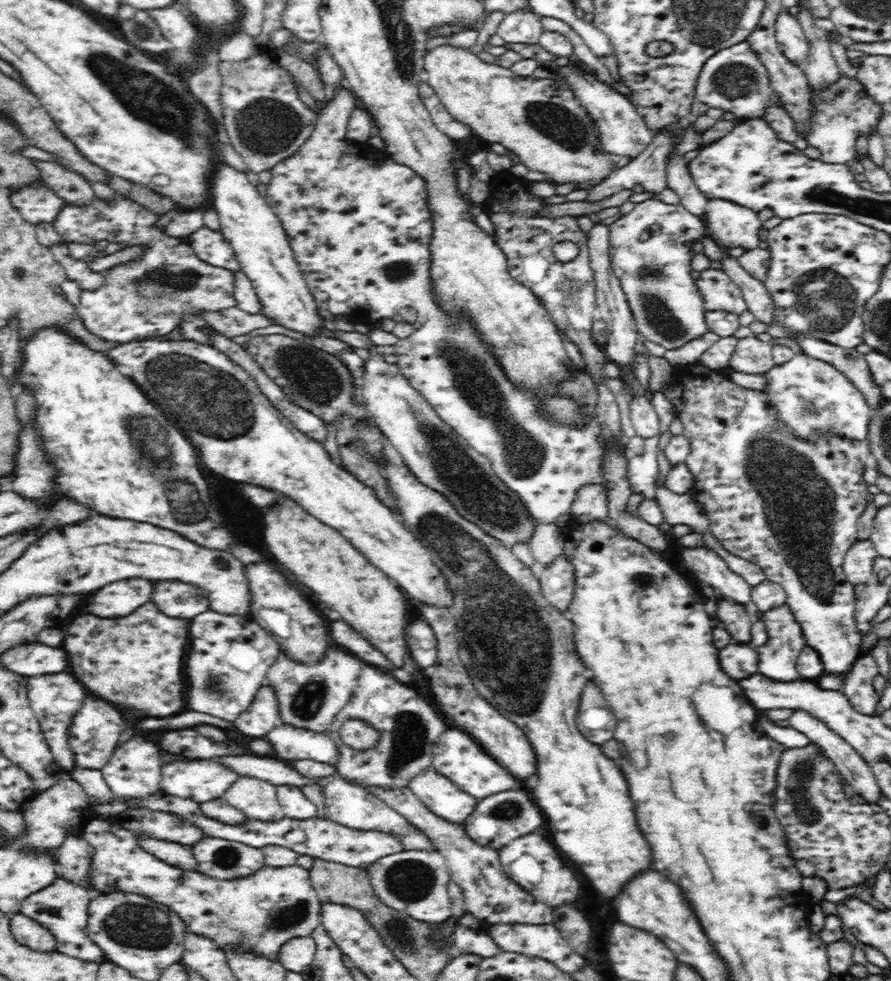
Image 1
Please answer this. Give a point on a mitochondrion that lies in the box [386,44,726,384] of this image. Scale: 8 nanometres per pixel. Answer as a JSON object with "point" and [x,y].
{"point":[552,119]}

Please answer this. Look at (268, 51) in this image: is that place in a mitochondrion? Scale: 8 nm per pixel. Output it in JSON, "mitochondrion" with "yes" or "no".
{"mitochondrion":"no"}

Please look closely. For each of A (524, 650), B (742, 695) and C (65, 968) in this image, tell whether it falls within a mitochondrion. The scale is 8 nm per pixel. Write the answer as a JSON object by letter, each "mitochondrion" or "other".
{"A":"mitochondrion","B":"other","C":"other"}

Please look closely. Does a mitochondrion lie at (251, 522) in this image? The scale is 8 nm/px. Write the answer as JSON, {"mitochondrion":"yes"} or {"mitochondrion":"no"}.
{"mitochondrion":"no"}

